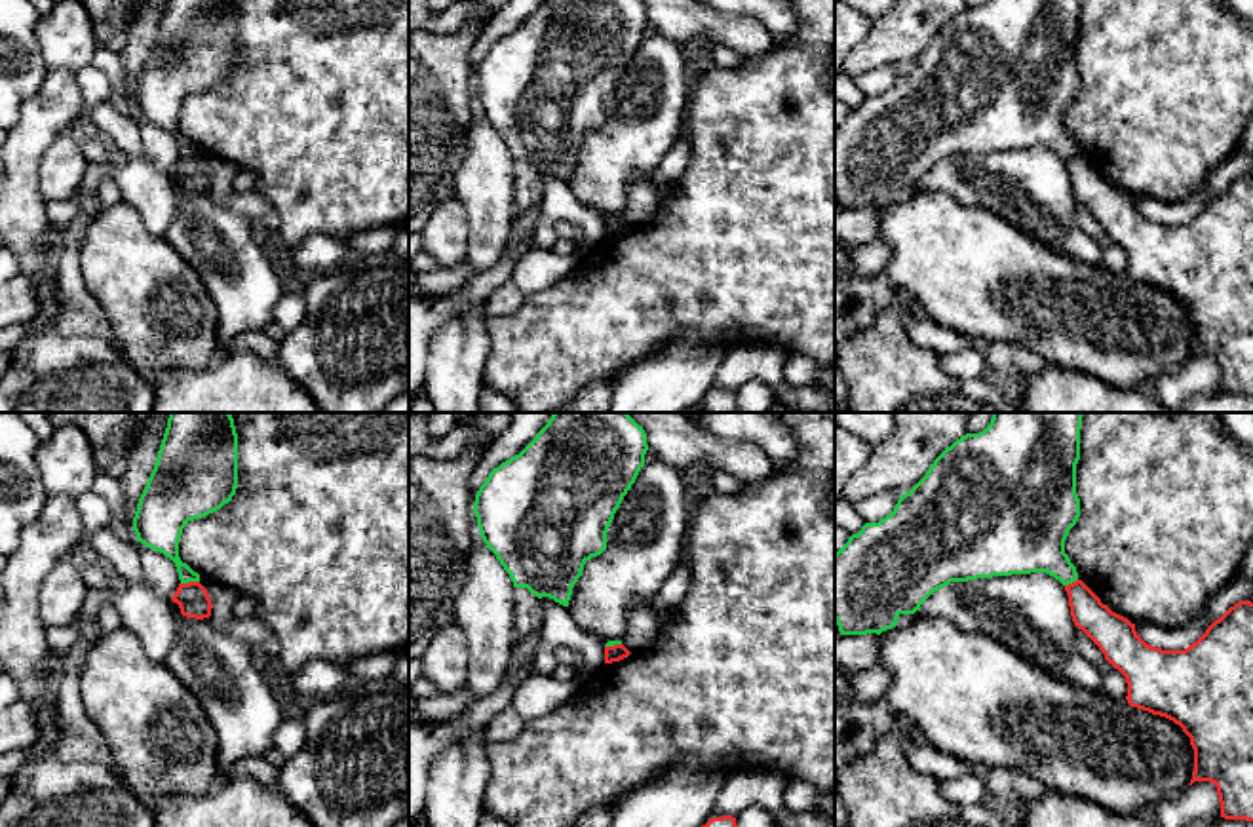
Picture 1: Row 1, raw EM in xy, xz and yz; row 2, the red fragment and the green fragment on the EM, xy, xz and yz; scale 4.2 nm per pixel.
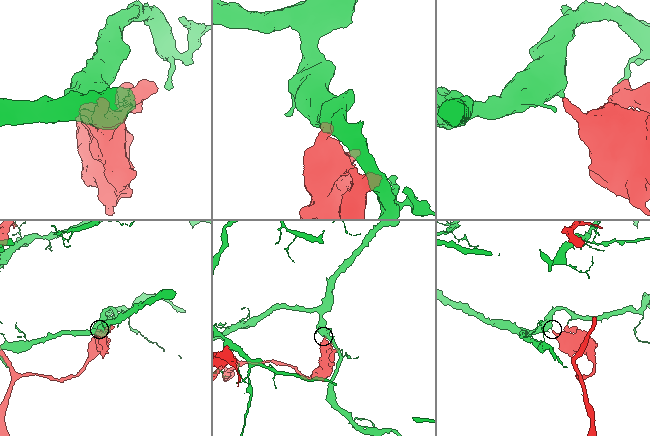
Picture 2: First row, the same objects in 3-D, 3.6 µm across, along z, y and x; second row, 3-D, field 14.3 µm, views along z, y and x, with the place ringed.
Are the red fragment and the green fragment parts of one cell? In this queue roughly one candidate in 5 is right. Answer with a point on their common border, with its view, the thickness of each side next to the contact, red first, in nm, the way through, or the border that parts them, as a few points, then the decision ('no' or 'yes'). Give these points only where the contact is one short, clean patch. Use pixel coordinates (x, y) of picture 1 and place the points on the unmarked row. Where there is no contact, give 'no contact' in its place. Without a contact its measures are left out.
xy (189, 156) | 140/170 nm | along xy (198, 154), (181, 158) | no

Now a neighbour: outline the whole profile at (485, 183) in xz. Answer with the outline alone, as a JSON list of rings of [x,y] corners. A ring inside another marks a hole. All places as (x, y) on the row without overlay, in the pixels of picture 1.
[[[472,114],[468,154],[453,175],[453,192],[468,215],[464,260],[470,278],[494,266],[506,253],[513,205],[513,156],[496,129],[481,114]]]

